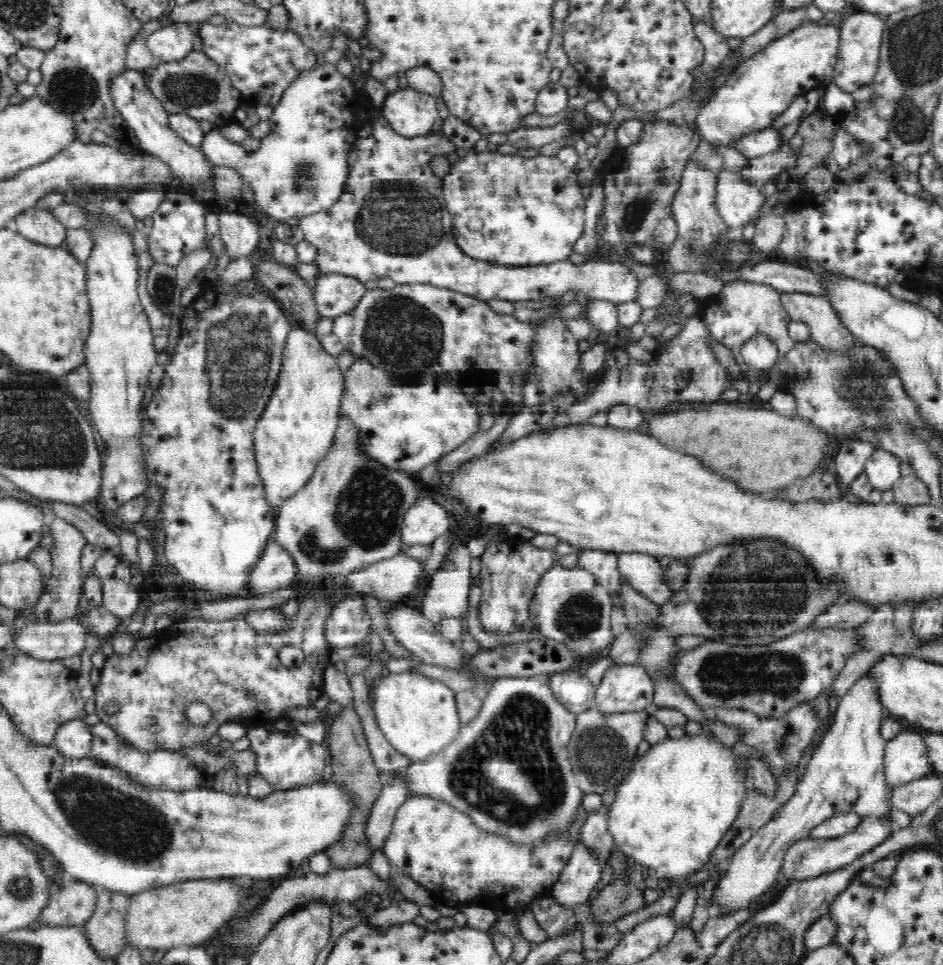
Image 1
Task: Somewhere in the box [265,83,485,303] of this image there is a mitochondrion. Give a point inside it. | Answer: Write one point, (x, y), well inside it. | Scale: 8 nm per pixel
(398, 217)

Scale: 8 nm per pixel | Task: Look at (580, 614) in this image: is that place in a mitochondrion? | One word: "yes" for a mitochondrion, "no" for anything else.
yes

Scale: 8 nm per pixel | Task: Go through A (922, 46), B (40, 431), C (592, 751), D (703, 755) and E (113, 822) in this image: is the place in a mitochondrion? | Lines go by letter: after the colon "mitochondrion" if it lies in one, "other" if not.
A: mitochondrion
B: mitochondrion
C: mitochondrion
D: other
E: mitochondrion

